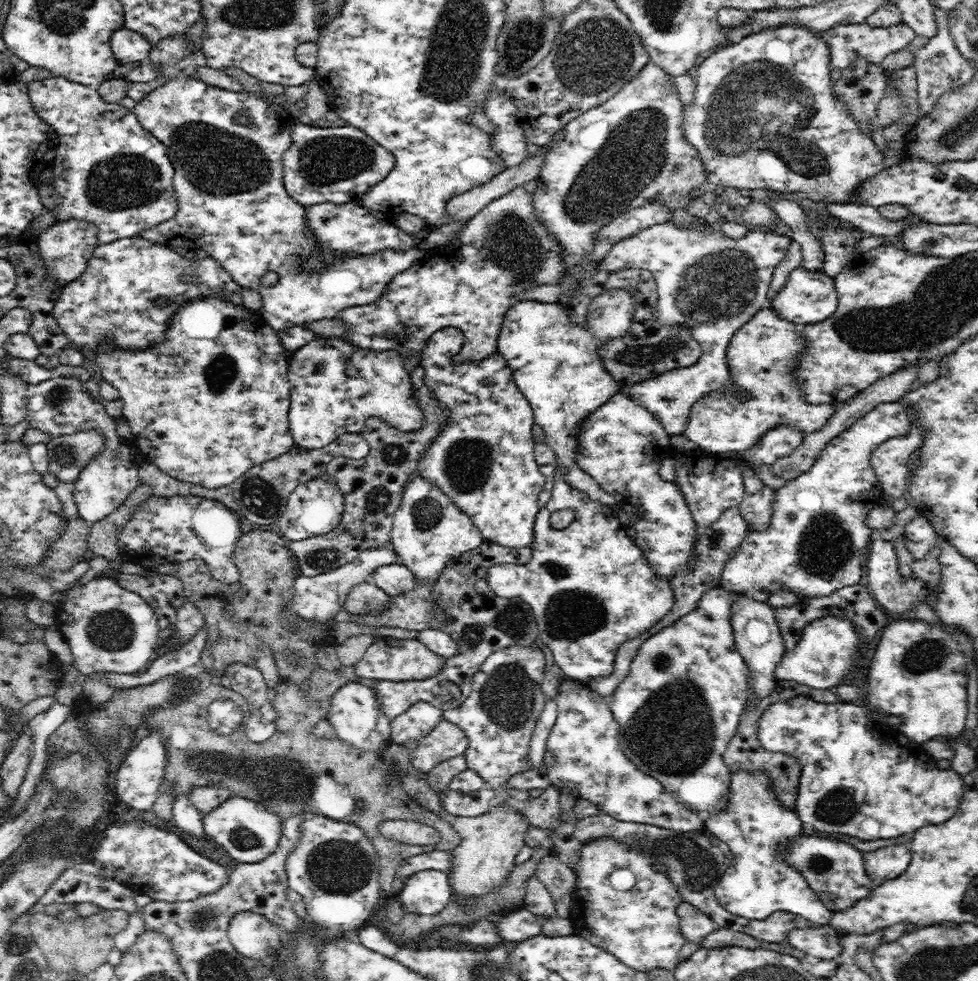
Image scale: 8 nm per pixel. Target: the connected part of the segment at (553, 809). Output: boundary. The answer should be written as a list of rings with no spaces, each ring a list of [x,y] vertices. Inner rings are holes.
[[[550,785],[538,798],[524,796],[526,808],[523,812],[530,824],[547,831],[554,830],[559,825],[559,817],[562,813],[559,805],[560,794],[561,792],[554,785]]]

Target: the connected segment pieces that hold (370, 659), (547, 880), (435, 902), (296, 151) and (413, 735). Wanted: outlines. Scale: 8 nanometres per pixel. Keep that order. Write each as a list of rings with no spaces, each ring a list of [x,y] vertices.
[[[380,637],[366,650],[363,658],[353,667],[355,674],[361,681],[410,681],[424,680],[439,673],[444,666],[444,658],[428,650],[423,642],[416,639],[396,639],[393,637]]]
[[[555,853],[546,854],[536,868],[535,876],[544,884],[556,901],[556,914],[570,918],[572,890],[576,885],[576,874],[560,862]]]
[[[424,870],[407,878],[398,897],[408,912],[433,915],[450,902],[452,893],[448,873]]]
[[[296,121],[291,136],[292,145],[283,155],[283,182],[287,193],[305,207],[319,202],[344,204],[358,201],[374,186],[383,182],[395,168],[394,155],[368,137],[368,134],[347,123],[338,123],[335,128],[320,128]]]
[[[420,701],[391,722],[391,739],[396,744],[420,740],[443,720],[442,708]]]

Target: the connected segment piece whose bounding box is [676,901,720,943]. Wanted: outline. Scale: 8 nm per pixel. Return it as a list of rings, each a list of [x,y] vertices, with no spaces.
[[[682,901],[677,908],[679,927],[686,941],[699,943],[705,936],[720,928],[706,913],[693,904]]]

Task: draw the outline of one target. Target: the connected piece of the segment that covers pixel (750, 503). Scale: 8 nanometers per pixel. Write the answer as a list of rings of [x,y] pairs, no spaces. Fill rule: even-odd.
[[[764,485],[755,494],[746,493],[740,501],[738,509],[744,522],[747,523],[749,532],[760,532],[768,528],[768,522],[772,520],[772,500],[774,489]]]

